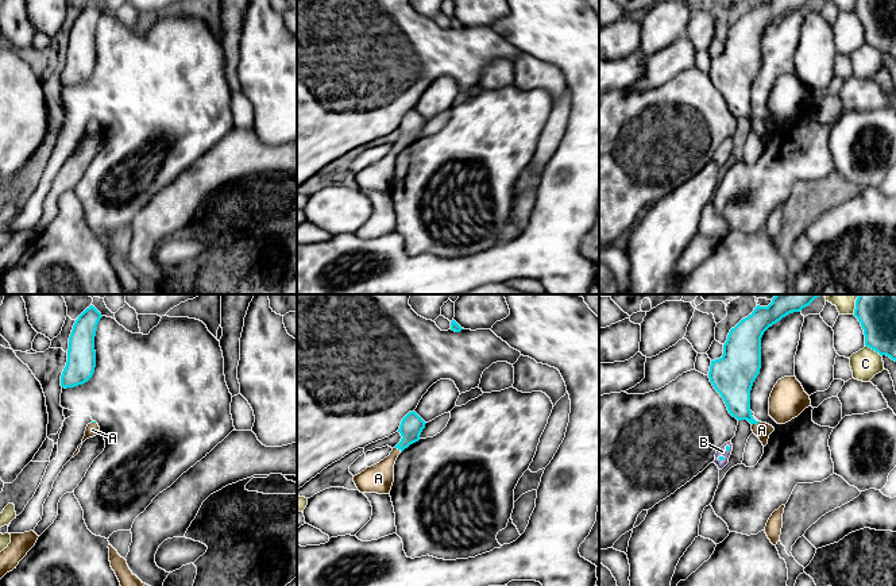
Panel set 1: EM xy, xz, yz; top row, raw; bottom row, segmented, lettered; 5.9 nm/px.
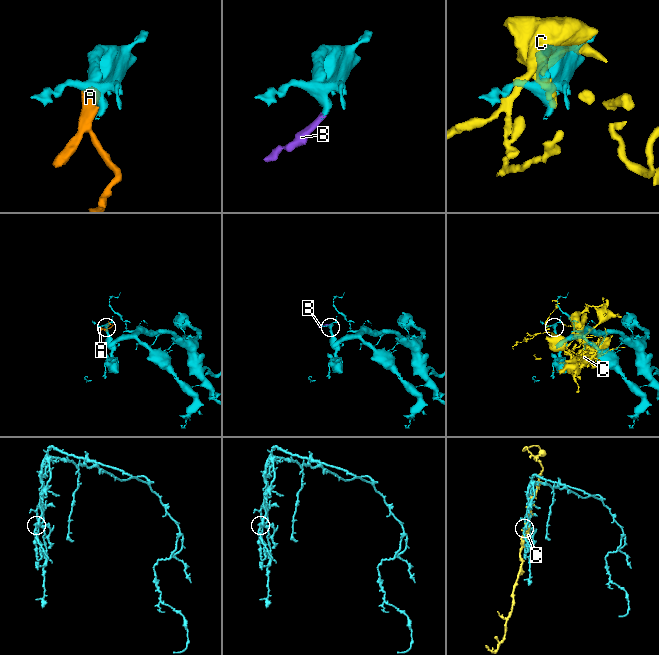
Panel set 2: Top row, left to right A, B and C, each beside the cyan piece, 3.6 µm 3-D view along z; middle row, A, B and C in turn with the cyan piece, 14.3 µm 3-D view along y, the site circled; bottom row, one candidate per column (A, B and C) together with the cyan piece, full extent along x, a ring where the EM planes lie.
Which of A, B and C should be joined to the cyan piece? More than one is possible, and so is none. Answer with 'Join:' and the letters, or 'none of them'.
Join: A, B

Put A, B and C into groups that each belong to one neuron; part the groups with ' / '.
A B / C

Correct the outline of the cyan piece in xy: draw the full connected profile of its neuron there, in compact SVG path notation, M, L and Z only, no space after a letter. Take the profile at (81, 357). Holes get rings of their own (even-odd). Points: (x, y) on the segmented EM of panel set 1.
M90 305L76 320L67 348L67 362L61 375L61 386L74 388L88 382L96 367L94 336L101 313Z

